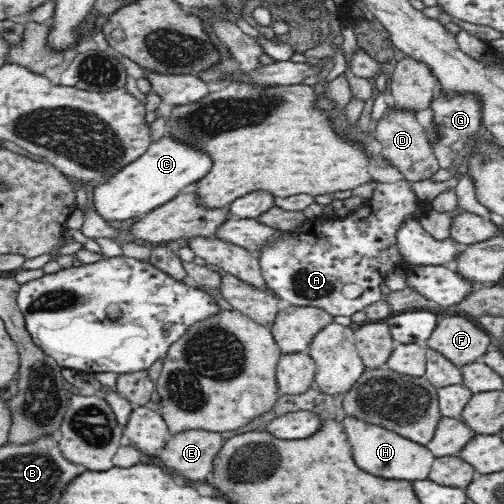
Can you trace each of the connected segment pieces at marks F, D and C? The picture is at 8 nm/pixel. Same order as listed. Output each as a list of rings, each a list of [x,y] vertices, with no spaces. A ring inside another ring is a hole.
[[[450,313],[437,318],[436,328],[425,347],[440,351],[458,366],[476,362],[487,353],[492,337],[470,316]]]
[[[387,108],[386,112],[379,119],[378,122],[375,122],[376,126],[374,126],[373,135],[382,144],[382,156],[387,160],[388,164],[404,173],[404,179],[420,182],[420,180],[429,179],[438,172],[439,162],[433,153],[433,148],[430,141],[428,141],[429,138],[427,138],[426,131],[416,119],[416,111],[414,109]]]
[[[166,134],[153,140],[141,157],[124,166],[116,176],[96,187],[92,204],[107,221],[142,217],[176,198],[190,184],[202,180],[211,168],[212,155],[208,151]]]

